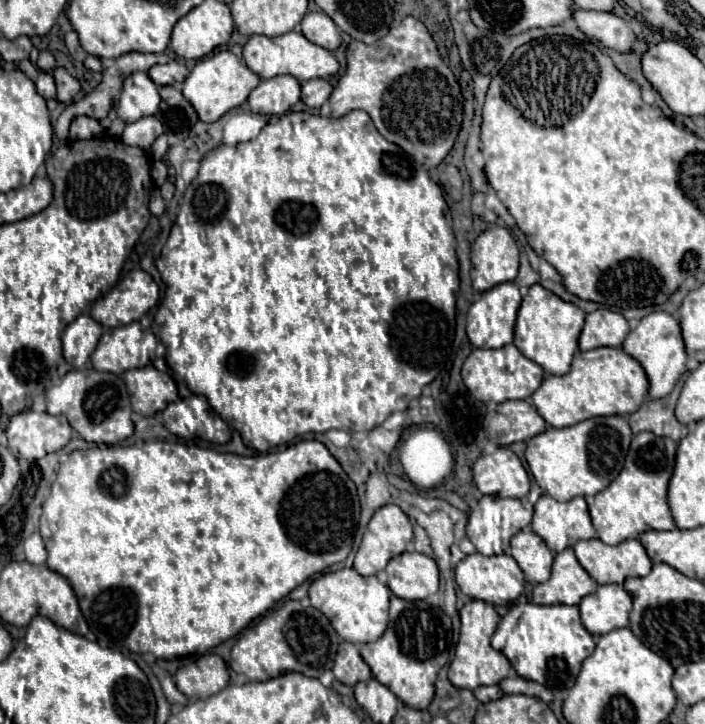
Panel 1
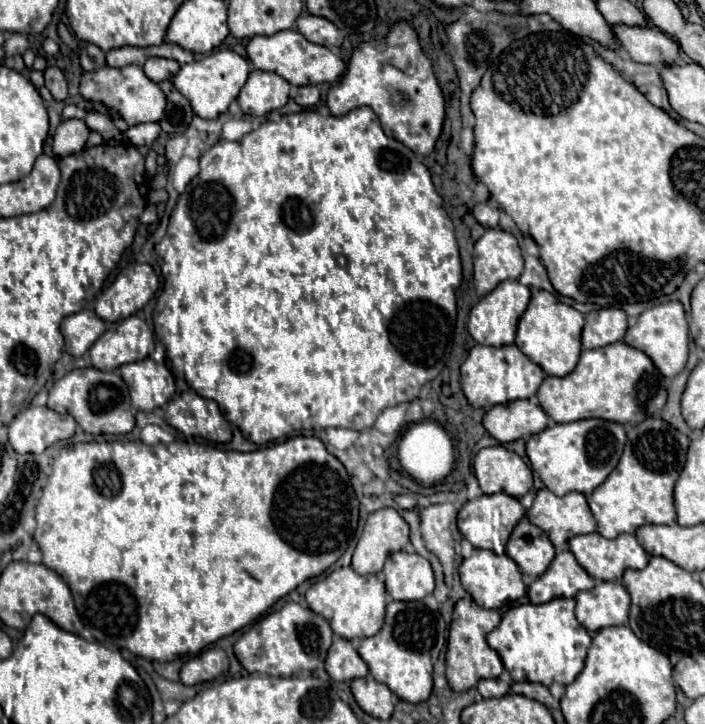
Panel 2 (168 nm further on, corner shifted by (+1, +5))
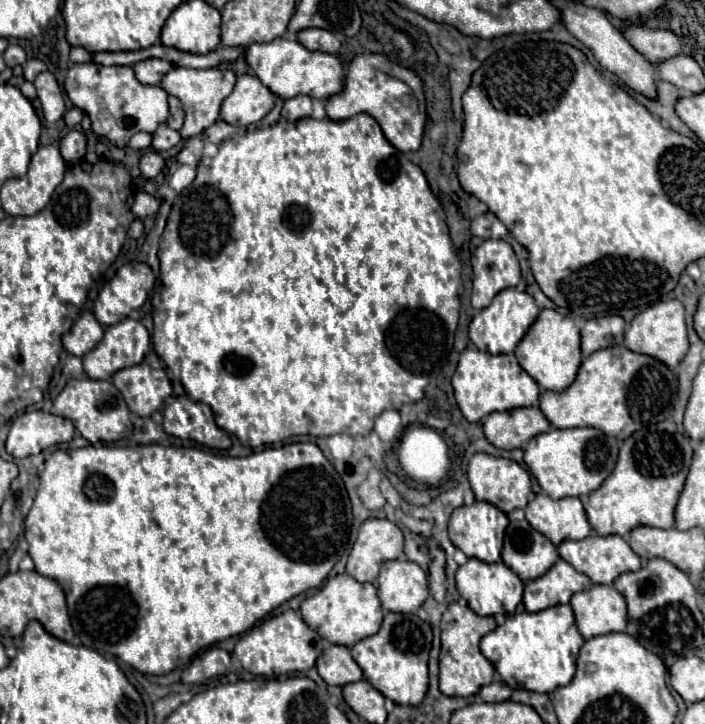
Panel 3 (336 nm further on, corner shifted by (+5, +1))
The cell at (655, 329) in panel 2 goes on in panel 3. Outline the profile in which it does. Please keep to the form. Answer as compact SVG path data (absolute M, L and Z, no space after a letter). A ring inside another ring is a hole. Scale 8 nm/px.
M667 300L667 302L659 302L655 306L649 306L641 314L637 314L625 332L625 346L633 352L653 356L653 358L661 360L663 364L667 364L669 368L675 368L683 360L683 356L689 348L683 304L679 300Z

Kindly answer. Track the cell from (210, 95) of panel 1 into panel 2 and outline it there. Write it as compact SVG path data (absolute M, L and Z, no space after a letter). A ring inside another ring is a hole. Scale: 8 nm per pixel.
M215 50L209 56L183 64L181 70L173 76L175 88L191 102L191 108L201 118L219 118L223 112L227 112L229 104L239 96L243 84L249 76L249 64L245 58L235 54L233 50Z

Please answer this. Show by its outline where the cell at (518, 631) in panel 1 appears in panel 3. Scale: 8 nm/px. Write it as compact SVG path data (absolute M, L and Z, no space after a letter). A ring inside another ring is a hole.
M551 606L547 610L529 614L513 614L497 626L493 632L481 638L483 656L495 666L499 676L511 688L523 688L531 692L553 692L559 686L571 682L575 674L575 662L583 644L573 618L571 606Z

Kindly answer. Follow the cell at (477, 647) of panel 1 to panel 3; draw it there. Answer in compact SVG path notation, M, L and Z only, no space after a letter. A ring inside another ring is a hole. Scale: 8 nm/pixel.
M457 602L449 604L441 621L441 656L439 656L439 690L445 696L473 696L485 684L493 682L495 668L481 654L479 640L495 628L493 616L477 616L471 608Z

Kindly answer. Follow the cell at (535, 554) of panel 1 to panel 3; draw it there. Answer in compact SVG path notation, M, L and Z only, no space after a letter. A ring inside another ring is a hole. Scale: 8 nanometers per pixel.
M511 520L501 550L503 562L521 576L523 582L543 576L557 560L557 548L527 520Z

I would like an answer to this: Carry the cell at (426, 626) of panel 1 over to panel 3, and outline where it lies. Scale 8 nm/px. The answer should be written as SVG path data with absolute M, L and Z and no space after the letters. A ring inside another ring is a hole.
M385 612L383 624L377 634L357 642L353 646L353 660L363 670L363 676L373 688L377 688L385 698L395 704L417 706L425 698L429 676L427 676L427 658L431 650L431 626L423 622L417 614L395 614Z

